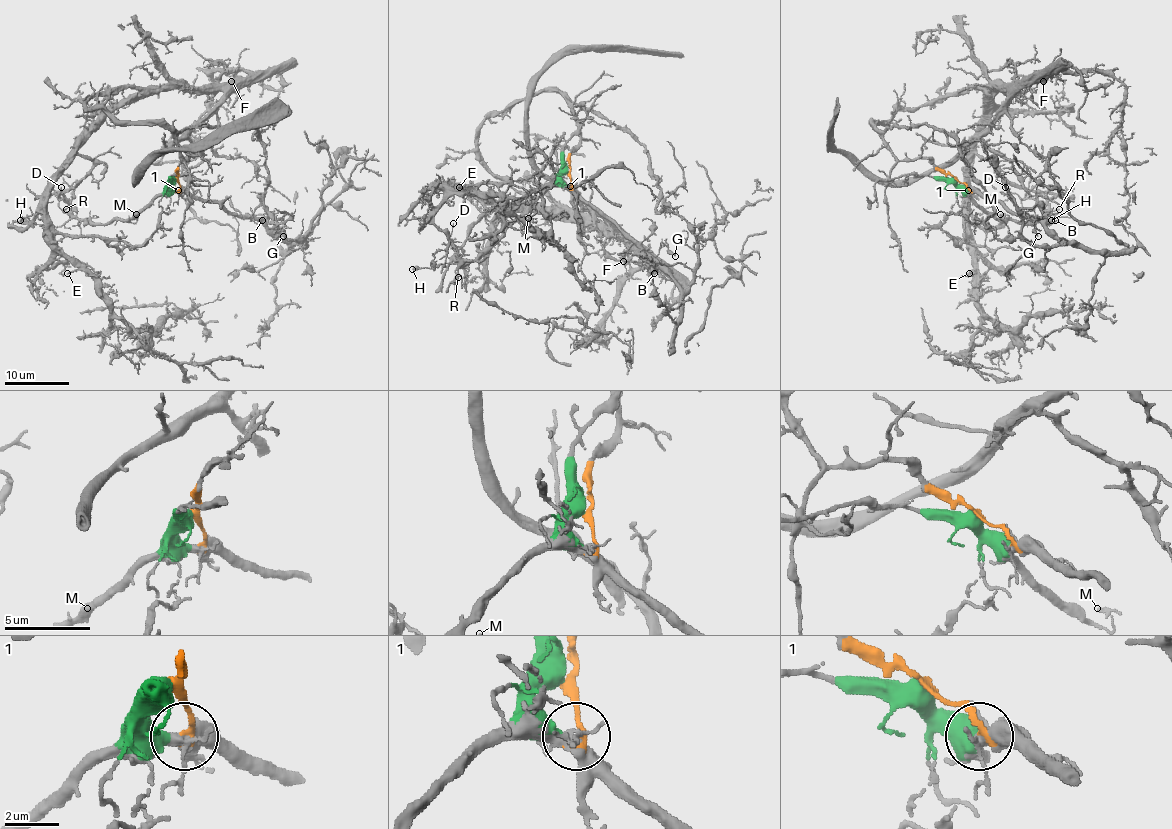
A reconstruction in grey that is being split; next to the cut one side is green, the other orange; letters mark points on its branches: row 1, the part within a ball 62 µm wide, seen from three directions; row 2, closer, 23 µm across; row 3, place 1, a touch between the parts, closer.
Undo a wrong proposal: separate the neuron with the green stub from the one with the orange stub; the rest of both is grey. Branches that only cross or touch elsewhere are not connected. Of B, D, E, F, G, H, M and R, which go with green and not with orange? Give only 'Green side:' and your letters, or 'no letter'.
Green side: B, D, G, H, M, R

